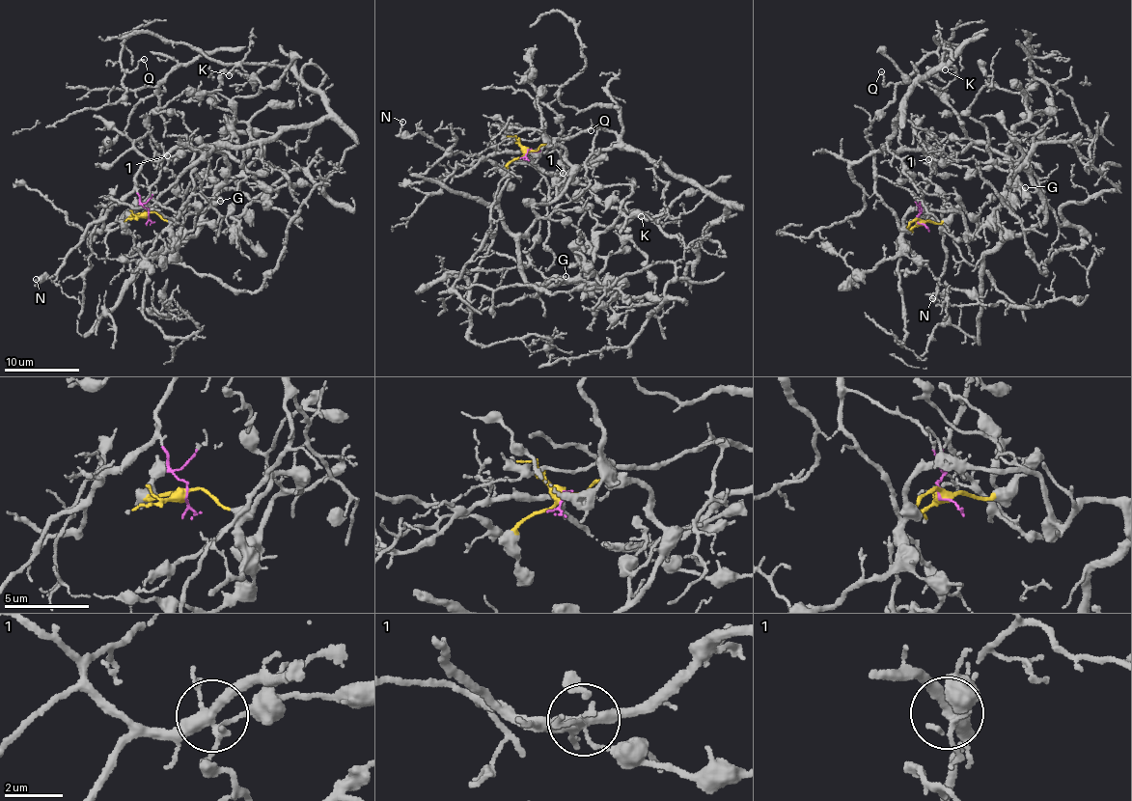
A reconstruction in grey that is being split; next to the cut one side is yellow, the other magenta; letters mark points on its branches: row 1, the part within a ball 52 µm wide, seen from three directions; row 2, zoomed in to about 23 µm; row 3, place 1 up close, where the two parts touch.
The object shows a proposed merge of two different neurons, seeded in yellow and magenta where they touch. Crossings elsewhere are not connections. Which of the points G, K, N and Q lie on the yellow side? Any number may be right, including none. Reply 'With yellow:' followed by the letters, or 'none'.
With yellow: G

